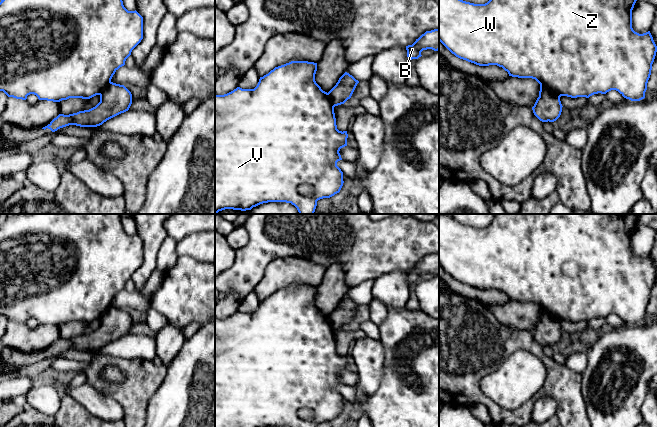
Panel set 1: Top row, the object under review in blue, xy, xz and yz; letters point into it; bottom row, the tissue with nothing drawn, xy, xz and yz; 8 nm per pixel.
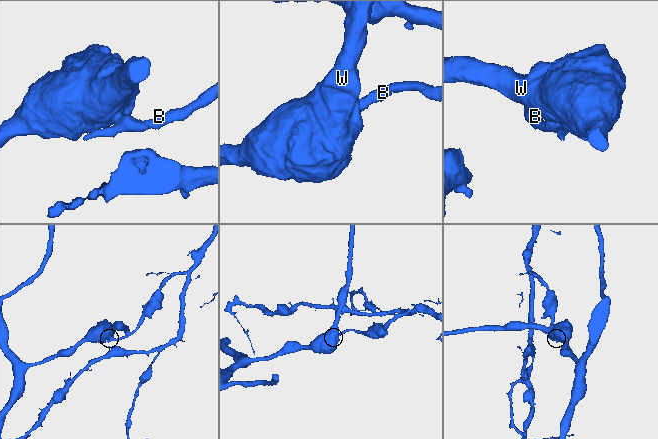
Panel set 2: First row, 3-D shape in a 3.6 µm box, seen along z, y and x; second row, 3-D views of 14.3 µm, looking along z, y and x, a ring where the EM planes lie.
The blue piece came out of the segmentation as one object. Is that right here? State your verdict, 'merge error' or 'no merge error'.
merge error

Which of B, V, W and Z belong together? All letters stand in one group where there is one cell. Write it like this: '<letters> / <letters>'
B / V W Z

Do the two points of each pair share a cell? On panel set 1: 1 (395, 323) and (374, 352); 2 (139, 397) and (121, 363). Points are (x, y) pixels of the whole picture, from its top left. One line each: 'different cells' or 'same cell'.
1: different cells
2: same cell

